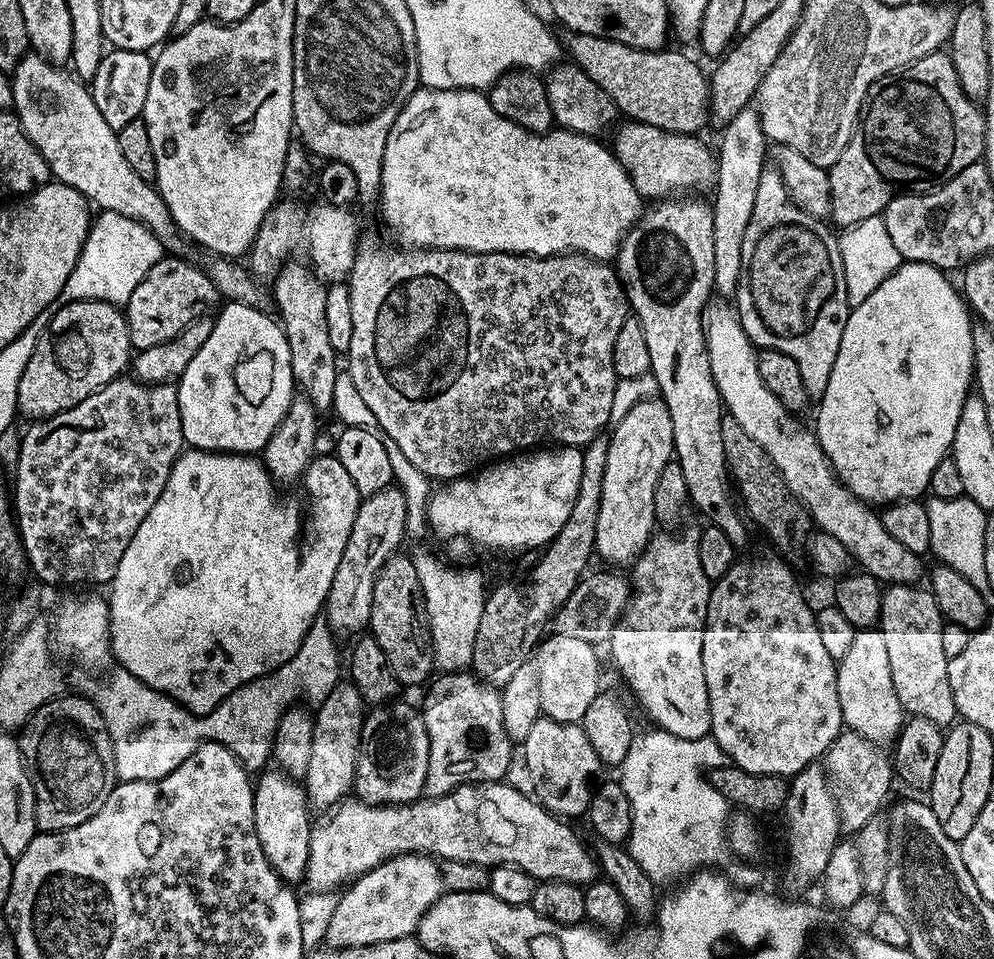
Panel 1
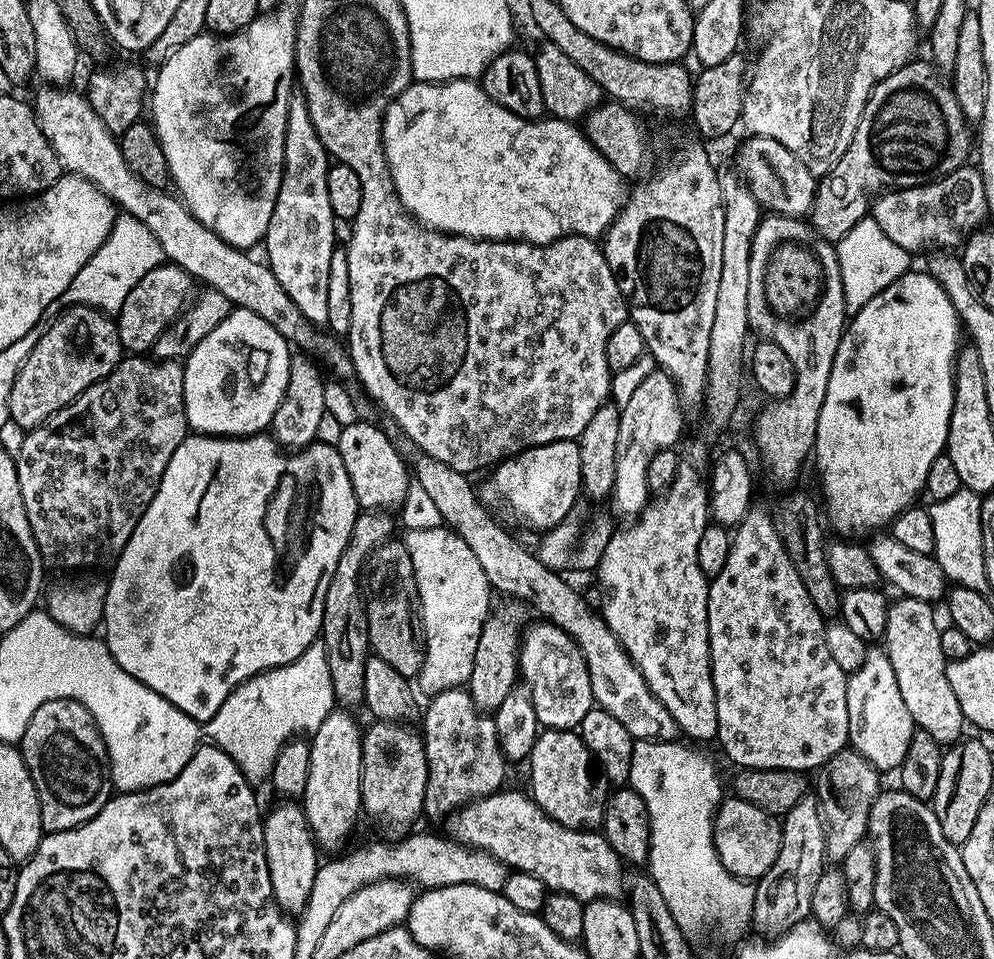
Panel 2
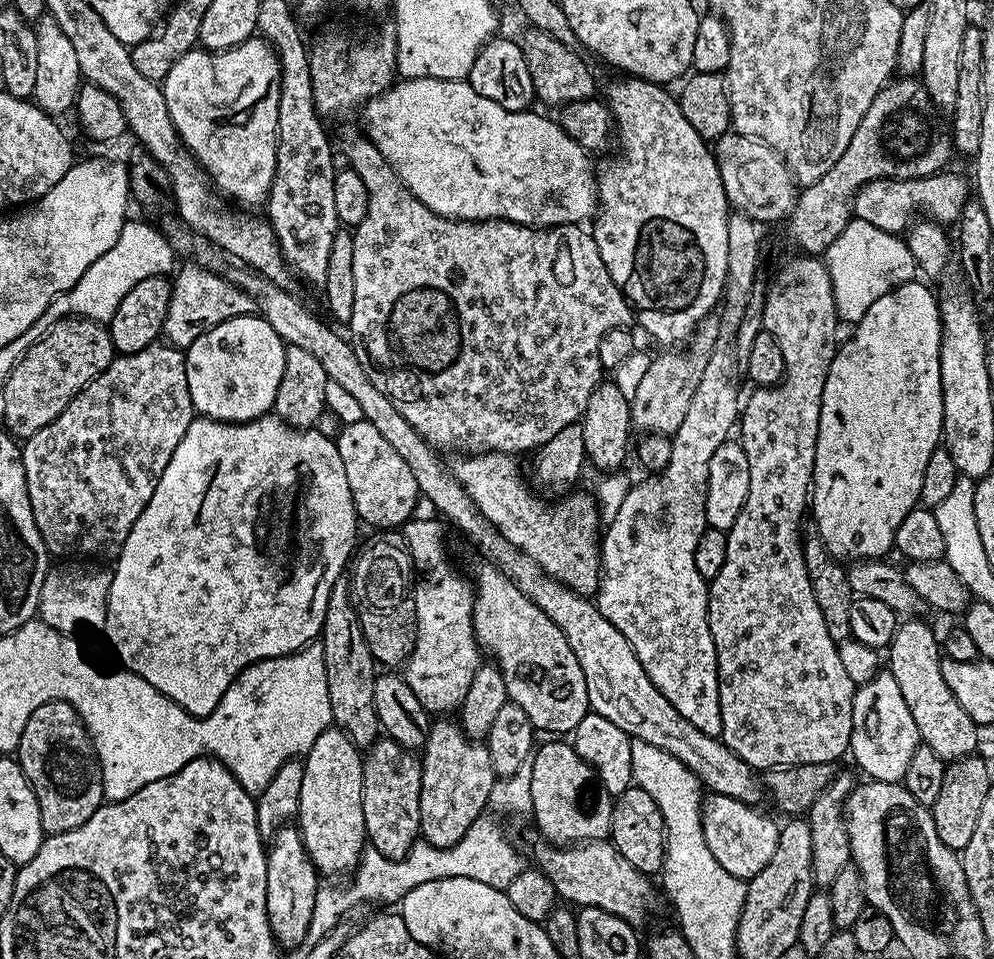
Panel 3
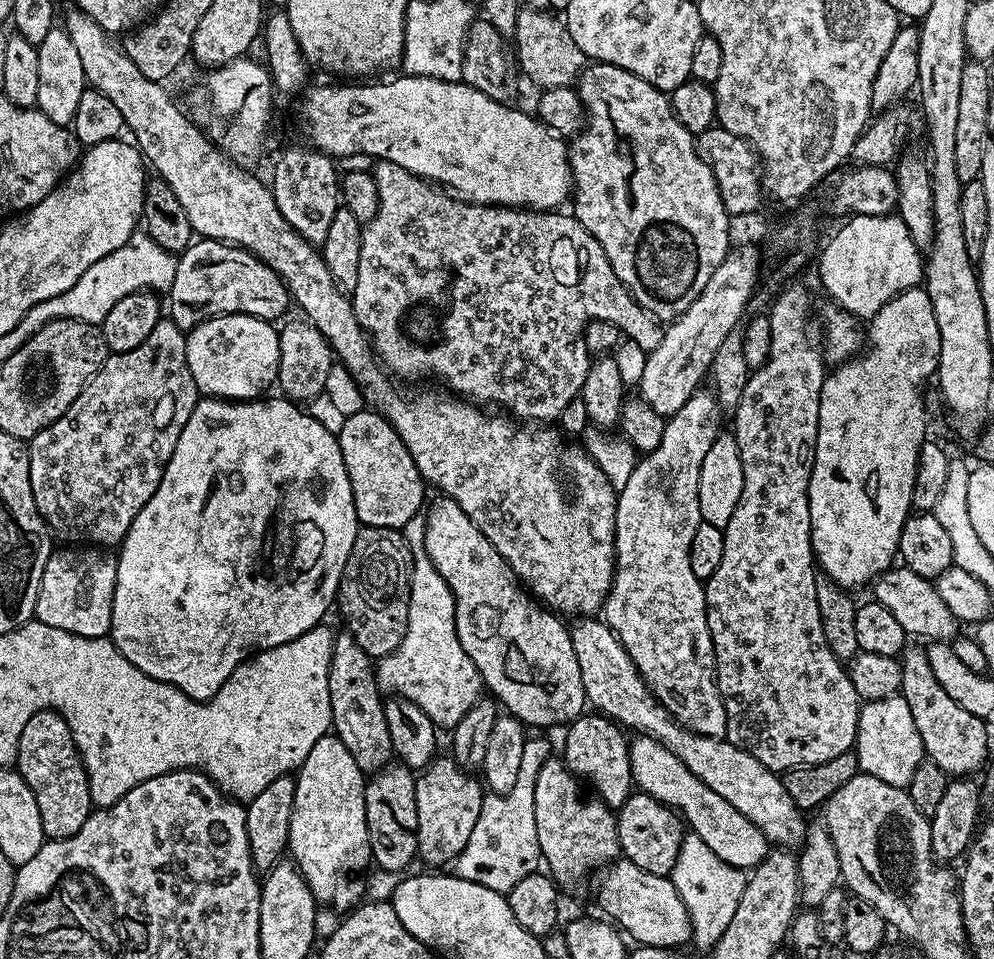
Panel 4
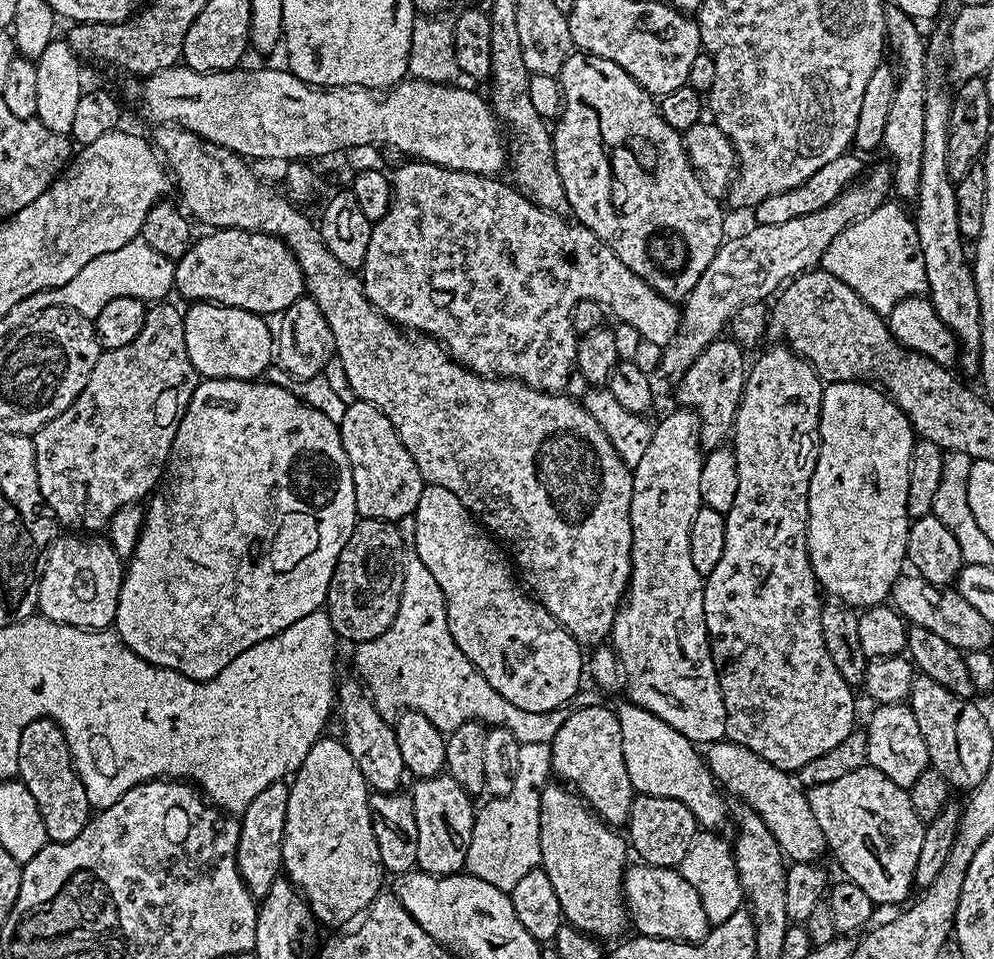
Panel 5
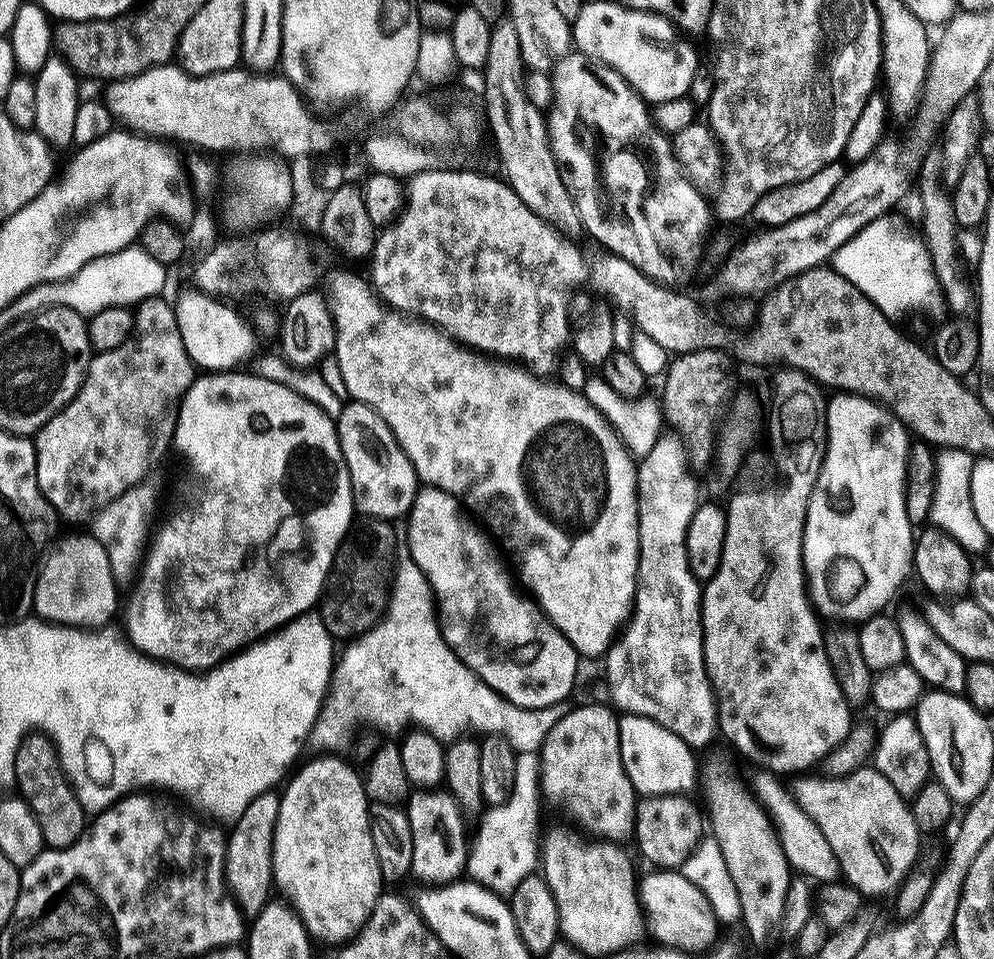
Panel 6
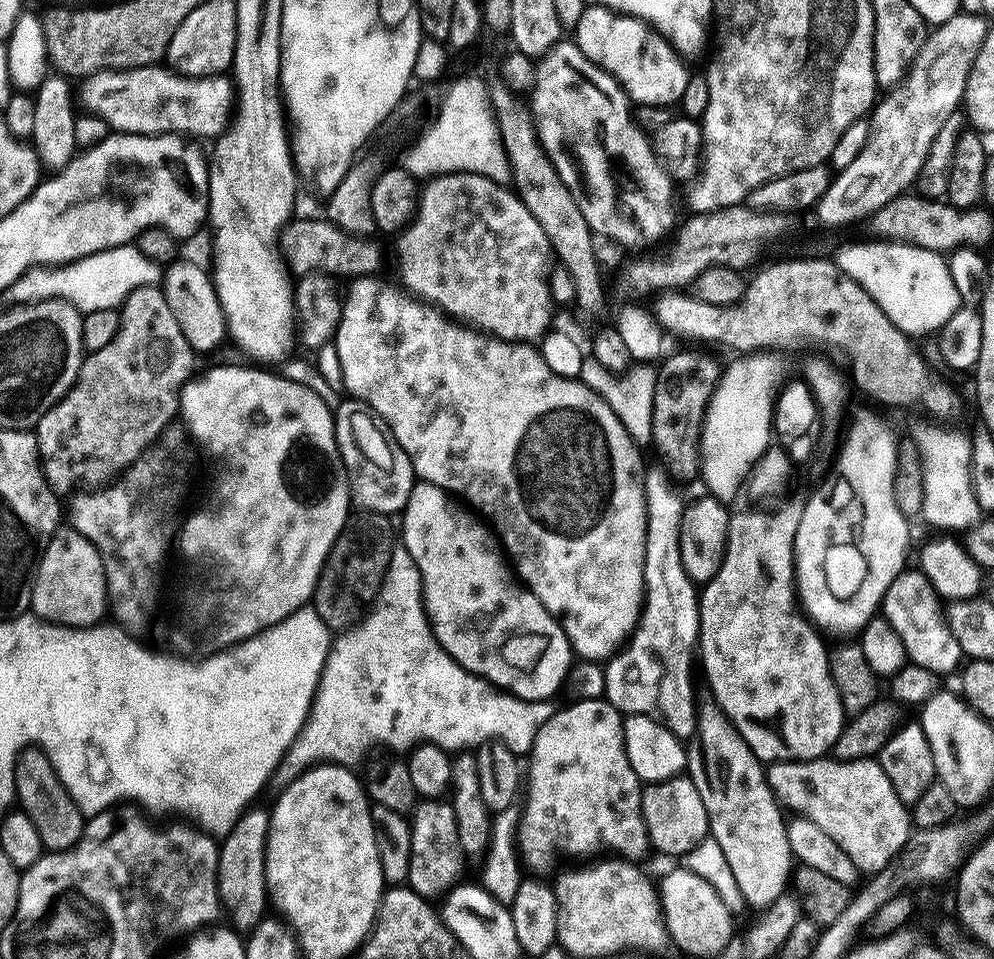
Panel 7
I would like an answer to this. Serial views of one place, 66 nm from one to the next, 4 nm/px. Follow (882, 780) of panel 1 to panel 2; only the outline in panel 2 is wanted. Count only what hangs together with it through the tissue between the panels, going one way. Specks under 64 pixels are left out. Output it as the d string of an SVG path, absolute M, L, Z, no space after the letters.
M851 746L834 754L834 758L830 758L824 765L822 775L824 781L820 784L820 792L818 791L818 803L828 834L827 859L832 862L843 862L846 854L854 850L854 846L865 843L868 812L872 809L874 801L880 797L882 776L870 761L862 758L862 754L858 754Z

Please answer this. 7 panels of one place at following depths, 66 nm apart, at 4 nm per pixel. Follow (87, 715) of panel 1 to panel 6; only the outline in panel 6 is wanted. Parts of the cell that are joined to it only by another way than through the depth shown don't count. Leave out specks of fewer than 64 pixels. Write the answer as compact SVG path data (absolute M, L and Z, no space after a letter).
M32 734L20 743L16 751L14 784L17 789L20 787L19 795L30 806L45 842L52 840L52 828L72 828L73 837L83 834L86 824L84 808L76 797L77 789L70 783L69 777L60 766L56 745L49 737Z

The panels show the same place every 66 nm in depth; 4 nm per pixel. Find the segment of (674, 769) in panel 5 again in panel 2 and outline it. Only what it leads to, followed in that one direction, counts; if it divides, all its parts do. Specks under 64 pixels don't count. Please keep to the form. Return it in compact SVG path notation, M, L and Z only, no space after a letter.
M735 796L725 797L721 801L712 824L719 860L736 877L751 880L759 880L774 864L781 846L781 830L777 817Z

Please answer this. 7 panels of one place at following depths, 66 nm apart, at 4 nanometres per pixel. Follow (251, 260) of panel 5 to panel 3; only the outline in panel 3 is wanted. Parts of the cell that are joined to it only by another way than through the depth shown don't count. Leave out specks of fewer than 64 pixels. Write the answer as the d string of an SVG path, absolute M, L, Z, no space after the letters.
M188 264L172 280L172 297L166 314L163 339L175 348L187 350L202 334L230 318L250 316L257 311L252 295L244 291L239 283L227 280L200 264Z

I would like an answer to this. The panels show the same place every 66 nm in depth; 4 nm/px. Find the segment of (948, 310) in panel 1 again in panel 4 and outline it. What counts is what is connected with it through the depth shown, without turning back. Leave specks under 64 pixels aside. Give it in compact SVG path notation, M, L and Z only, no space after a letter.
M917 286L914 288L907 288L905 292L899 292L894 299L883 305L876 311L876 315L872 317L870 323L866 328L866 347L860 352L855 359L847 360L835 370L829 371L824 378L824 385L822 386L822 394L820 395L820 409L818 410L818 442L816 443L816 457L812 463L812 473L810 474L810 486L808 487L808 501L810 502L810 518L812 519L812 550L814 553L814 560L822 569L823 575L828 579L834 581L836 585L845 590L853 590L852 588L860 588L863 584L871 585L874 580L881 573L886 572L893 567L894 561L898 556L898 549L900 547L900 535L904 529L904 522L908 519L910 513L913 511L912 495L914 494L914 478L916 477L916 467L918 466L918 454L920 449L926 443L924 435L928 432L928 412L924 409L924 396L920 393L920 387L927 382L928 376L935 377L940 367L940 335L938 334L938 322L934 322L934 306L930 306L930 298L927 291L923 287Z

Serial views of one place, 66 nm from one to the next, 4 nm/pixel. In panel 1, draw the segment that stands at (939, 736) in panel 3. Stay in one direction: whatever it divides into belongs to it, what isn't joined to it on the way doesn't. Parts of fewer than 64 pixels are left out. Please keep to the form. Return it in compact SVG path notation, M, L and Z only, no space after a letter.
M893 584L884 588L882 610L880 611L879 629L886 638L886 650L892 663L894 690L900 693L900 701L909 717L921 716L930 718L930 722L941 726L952 726L957 723L958 713L954 706L954 694L948 681L948 659L942 654L942 630L945 621L940 614L938 602L931 591L924 586L911 584Z

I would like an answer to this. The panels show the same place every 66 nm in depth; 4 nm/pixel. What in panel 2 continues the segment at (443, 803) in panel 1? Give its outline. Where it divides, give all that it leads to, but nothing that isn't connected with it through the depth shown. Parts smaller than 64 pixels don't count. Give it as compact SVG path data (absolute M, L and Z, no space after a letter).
M508 791L493 792L492 795L484 797L483 800L473 800L471 804L463 805L451 817L451 820L453 819L453 834L451 833L451 835L462 845L488 852L494 859L507 865L509 869L534 874L534 878L541 880L545 888L553 892L574 894L574 898L585 902L597 899L597 897L616 898L624 892L625 865L603 834L596 830L562 826L551 820L532 801L531 795L524 793L523 796L520 792Z

